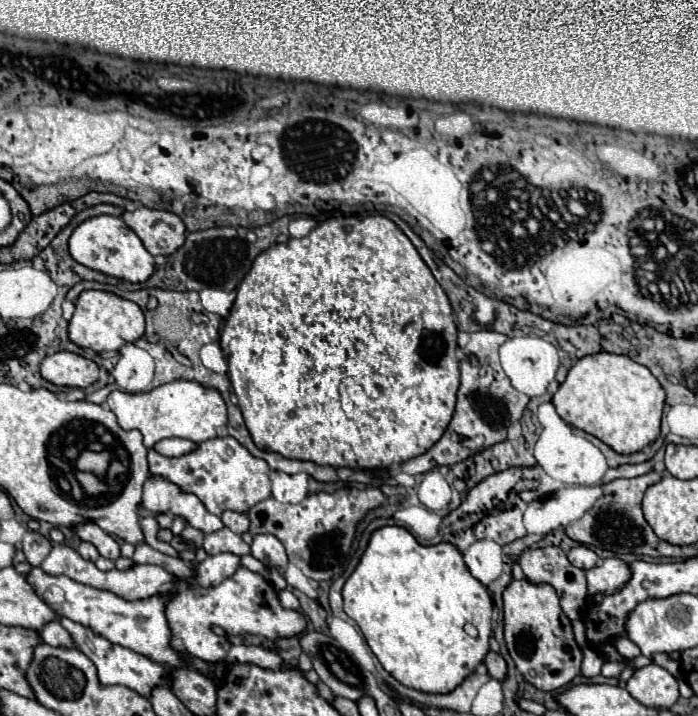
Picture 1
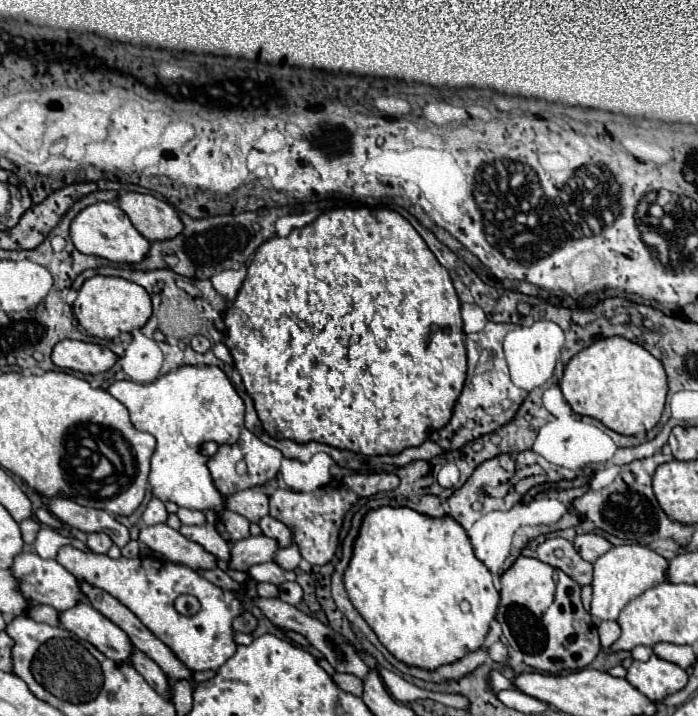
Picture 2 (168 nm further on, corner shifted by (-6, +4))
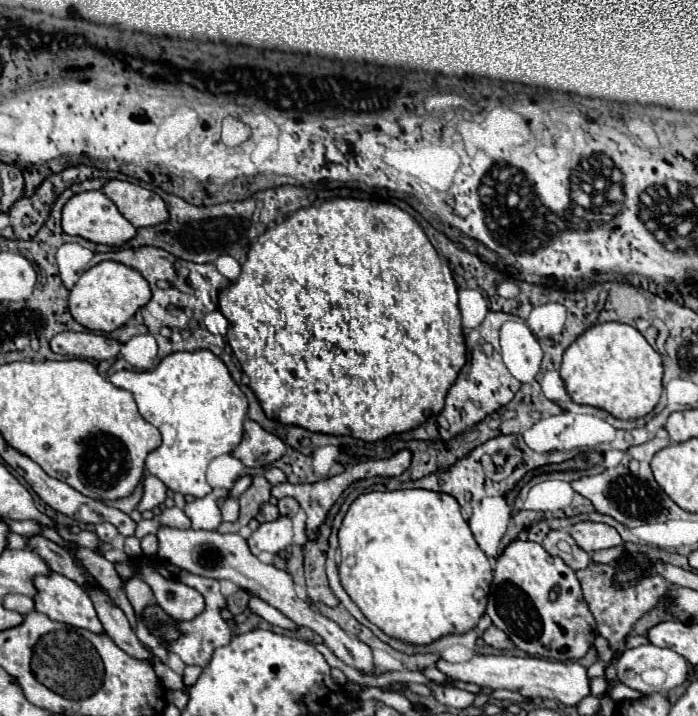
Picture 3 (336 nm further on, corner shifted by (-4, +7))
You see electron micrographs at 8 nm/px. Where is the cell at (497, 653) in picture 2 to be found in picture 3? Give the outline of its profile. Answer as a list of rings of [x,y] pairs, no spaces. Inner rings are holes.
[[[490,626],[490,628],[482,634],[482,638],[484,638],[486,644],[490,644],[490,646],[494,646],[494,648],[498,648],[498,650],[512,650],[512,648],[514,648],[512,640],[510,640],[500,628],[496,628],[496,626]]]

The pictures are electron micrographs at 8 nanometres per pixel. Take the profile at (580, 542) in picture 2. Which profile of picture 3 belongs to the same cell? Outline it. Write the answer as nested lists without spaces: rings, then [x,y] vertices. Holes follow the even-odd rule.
[[[578,522],[570,528],[570,536],[586,552],[596,552],[622,544],[620,534],[612,526],[600,522]]]

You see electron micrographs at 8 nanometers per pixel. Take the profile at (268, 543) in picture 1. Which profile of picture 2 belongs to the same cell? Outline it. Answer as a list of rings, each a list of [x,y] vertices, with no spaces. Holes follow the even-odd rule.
[[[264,517],[258,525],[266,537],[278,541],[278,547],[290,547],[292,545],[292,533],[284,523],[280,523],[272,517]]]

